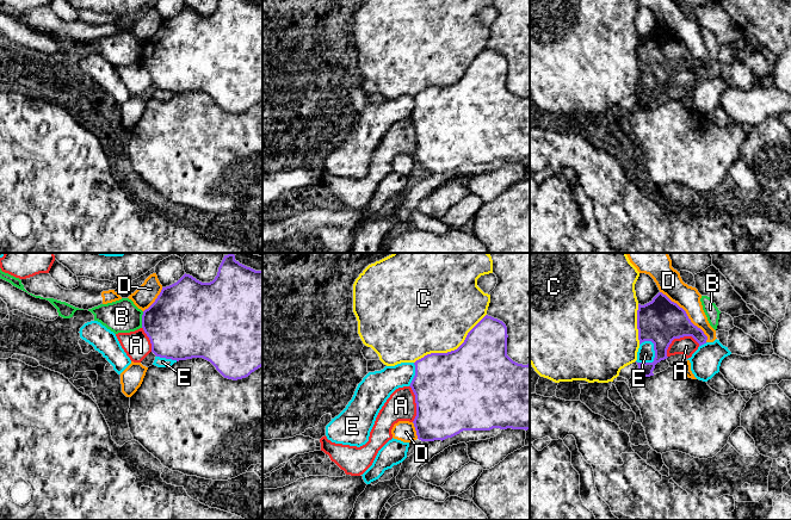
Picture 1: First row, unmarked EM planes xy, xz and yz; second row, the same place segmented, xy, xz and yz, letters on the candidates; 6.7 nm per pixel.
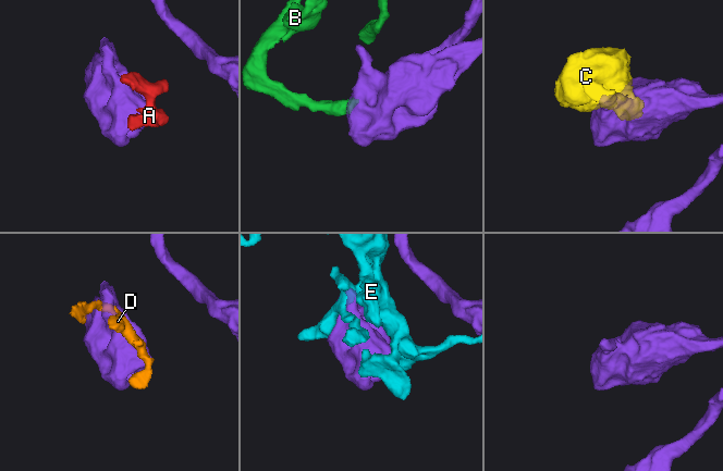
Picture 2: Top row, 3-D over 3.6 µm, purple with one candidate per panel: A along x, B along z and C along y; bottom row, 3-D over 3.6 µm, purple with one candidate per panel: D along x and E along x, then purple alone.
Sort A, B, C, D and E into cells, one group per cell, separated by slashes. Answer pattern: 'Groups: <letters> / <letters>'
Groups: A / B D E / C

